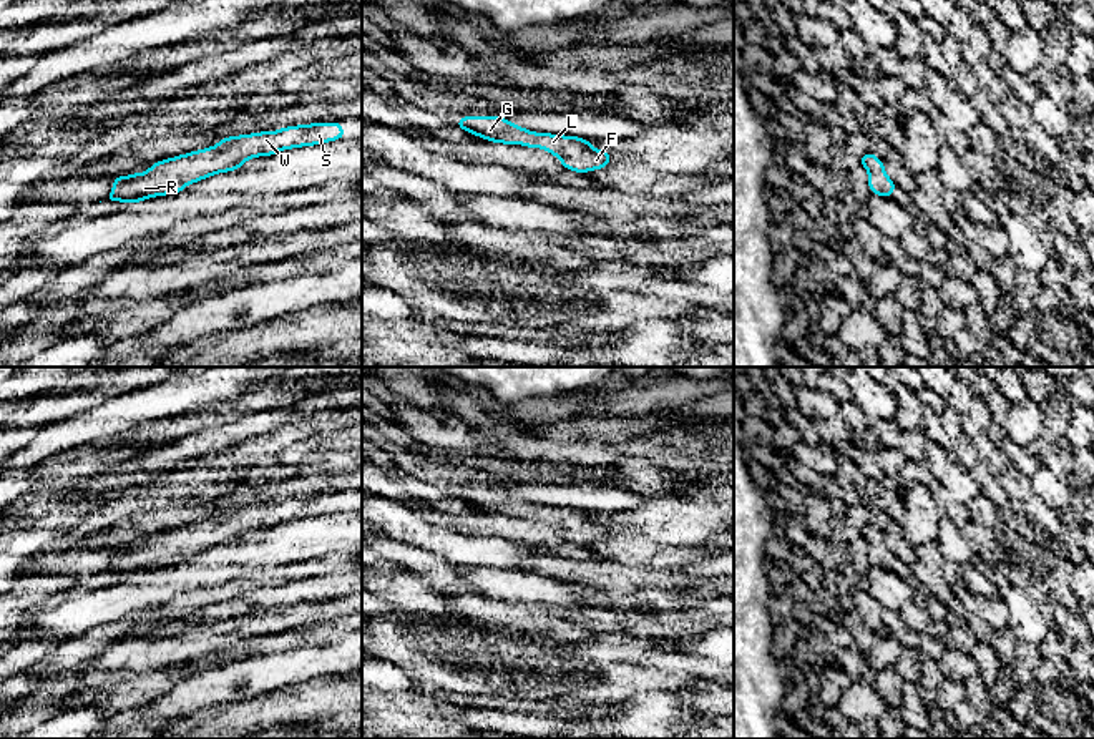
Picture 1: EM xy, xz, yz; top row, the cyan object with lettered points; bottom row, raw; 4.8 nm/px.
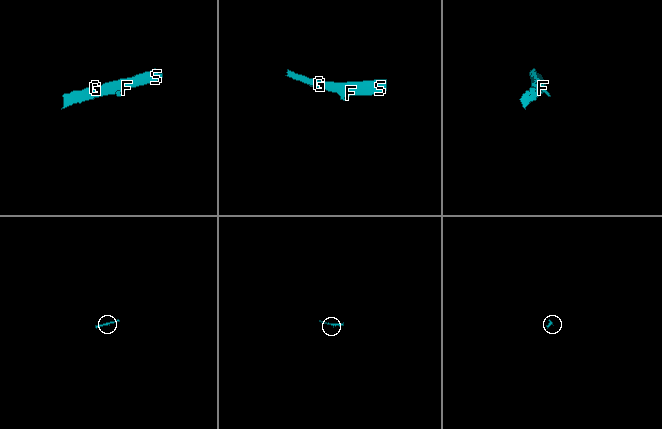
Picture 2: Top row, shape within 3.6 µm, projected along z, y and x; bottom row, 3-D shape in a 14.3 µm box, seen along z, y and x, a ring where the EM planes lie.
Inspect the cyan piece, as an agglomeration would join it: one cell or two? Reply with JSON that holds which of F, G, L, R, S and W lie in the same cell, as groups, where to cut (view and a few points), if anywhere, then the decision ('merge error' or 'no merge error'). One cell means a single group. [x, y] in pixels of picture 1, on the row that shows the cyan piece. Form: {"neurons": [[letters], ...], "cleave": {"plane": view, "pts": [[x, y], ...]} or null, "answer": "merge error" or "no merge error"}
{"neurons": [["F", "G", "L", "R", "S", "W"]], "cleave": null, "answer": "no merge error"}

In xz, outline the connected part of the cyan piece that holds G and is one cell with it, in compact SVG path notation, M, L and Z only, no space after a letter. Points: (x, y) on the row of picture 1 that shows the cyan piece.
M463 116L455 123L455 126L491 143L543 148L545 151L559 158L563 168L581 174L586 171L606 168L611 163L611 153L593 148L589 139L535 133L500 116Z

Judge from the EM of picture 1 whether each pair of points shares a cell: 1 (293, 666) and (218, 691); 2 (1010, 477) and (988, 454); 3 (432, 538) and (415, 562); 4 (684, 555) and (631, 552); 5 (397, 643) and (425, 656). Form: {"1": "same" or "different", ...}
{"1": "same", "2": "same", "3": "different", "4": "same", "5": "same"}

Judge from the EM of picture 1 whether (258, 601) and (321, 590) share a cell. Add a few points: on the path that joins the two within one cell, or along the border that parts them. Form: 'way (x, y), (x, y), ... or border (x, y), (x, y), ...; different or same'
way (273, 597), (306, 590); same

